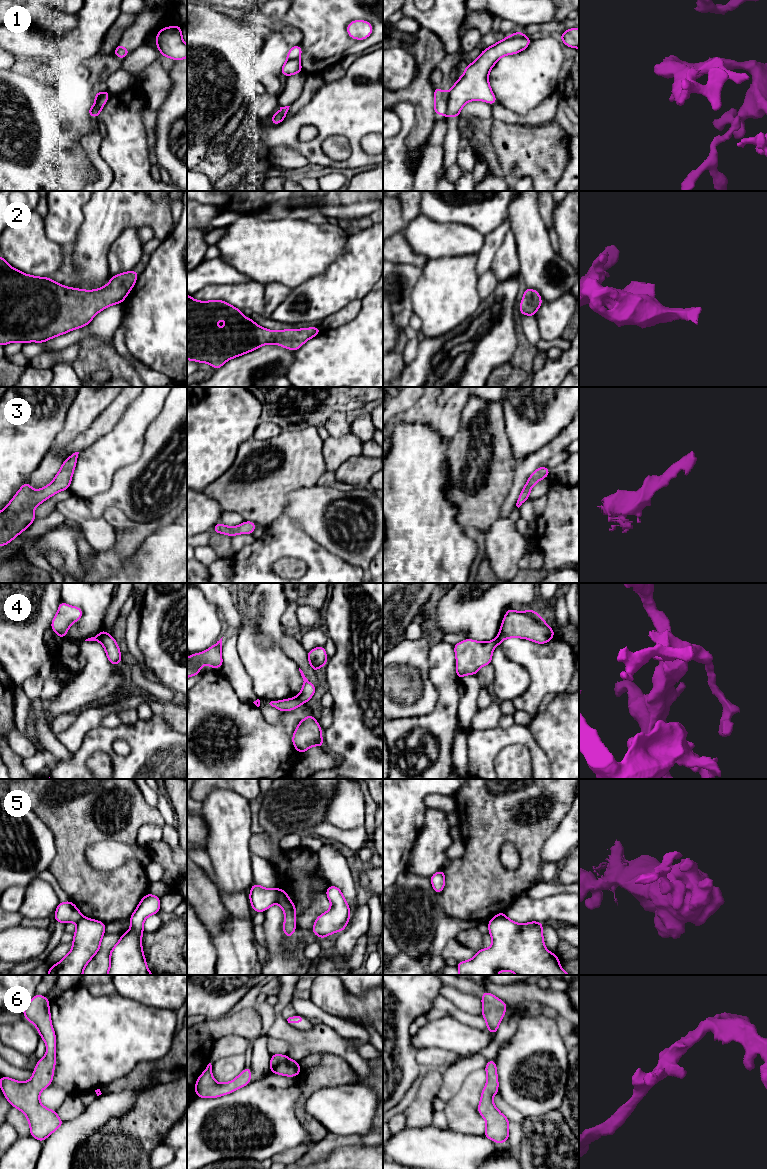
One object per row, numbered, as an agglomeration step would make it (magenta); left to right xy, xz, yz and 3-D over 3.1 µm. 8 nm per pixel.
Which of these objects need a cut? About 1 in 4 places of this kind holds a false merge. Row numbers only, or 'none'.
1, 4, 5

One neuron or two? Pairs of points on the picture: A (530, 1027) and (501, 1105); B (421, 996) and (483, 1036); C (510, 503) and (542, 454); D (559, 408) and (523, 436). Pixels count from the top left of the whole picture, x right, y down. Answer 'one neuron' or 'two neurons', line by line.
A: two neurons
B: two neurons
C: one neuron
D: one neuron

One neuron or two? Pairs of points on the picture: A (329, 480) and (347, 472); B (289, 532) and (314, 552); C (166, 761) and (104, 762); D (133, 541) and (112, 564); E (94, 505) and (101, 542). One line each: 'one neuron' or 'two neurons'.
A: two neurons
B: one neuron
C: two neurons
D: one neuron
E: two neurons

